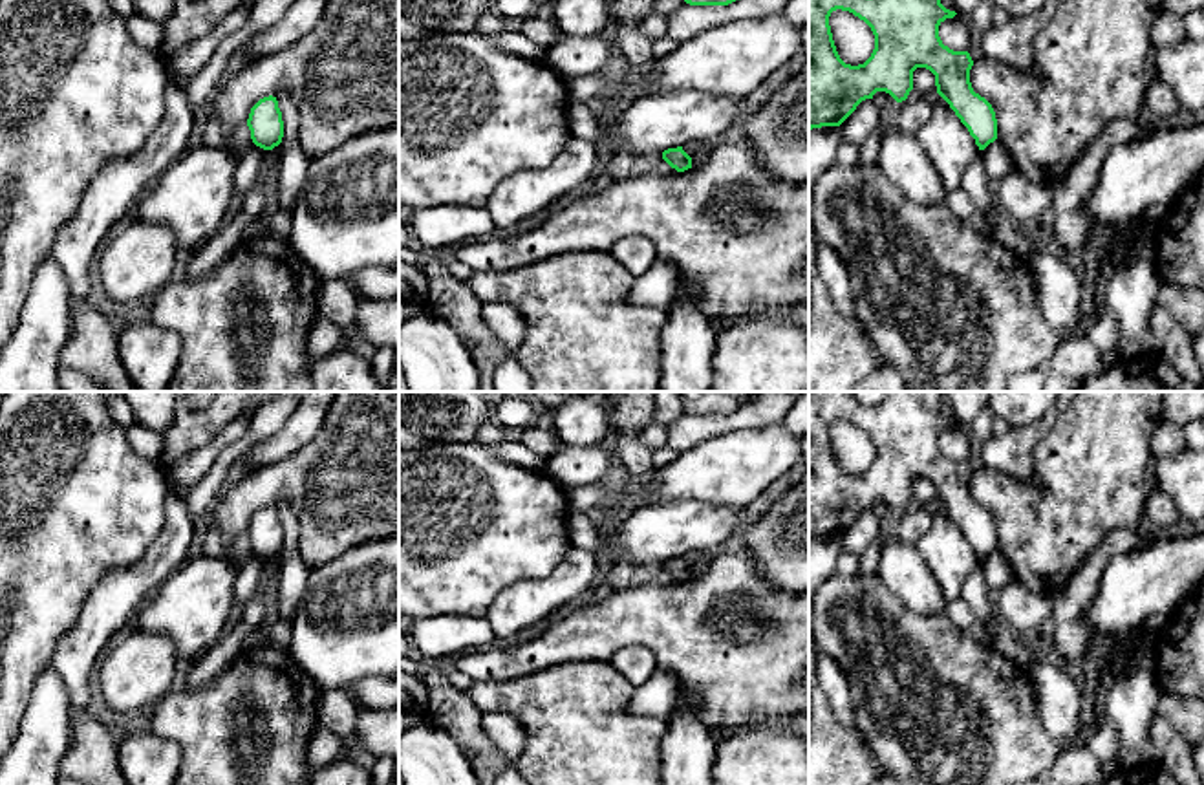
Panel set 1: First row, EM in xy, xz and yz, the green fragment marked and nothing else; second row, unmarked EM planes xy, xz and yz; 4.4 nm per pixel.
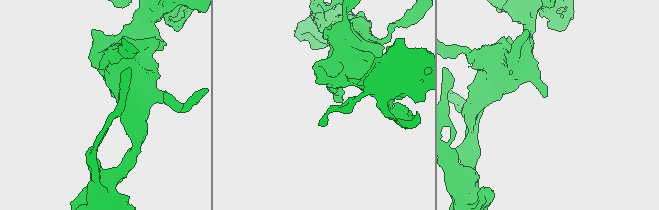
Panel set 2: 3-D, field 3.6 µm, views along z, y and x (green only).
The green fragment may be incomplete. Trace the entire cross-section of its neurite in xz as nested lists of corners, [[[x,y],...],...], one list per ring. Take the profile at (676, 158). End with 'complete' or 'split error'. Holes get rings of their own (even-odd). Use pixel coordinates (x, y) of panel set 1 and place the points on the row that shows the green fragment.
[[[683,146],[664,150],[662,159],[677,172],[692,168],[692,157],[683,150]]] | complete

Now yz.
[[[809,0],[809,132],[840,126],[876,91],[906,101],[913,71],[926,68],[935,75],[937,93],[984,150],[997,139],[995,112],[972,88],[970,53],[950,49],[939,37],[939,26],[955,15],[941,0]],[[836,9],[871,27],[875,49],[864,64],[840,59],[829,26]]] | complete

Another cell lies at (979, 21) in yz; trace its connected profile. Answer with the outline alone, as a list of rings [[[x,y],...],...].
[[[983,0],[968,16],[968,31],[970,31],[970,48],[968,53],[973,62],[983,60],[981,40],[983,35],[994,26],[994,9],[995,4],[992,0]]]

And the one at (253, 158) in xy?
[[[254,143],[243,148],[243,154],[234,176],[236,199],[227,220],[242,209],[243,198],[247,196],[249,188],[256,183],[258,176],[262,174],[262,167],[267,156],[269,156],[269,150],[263,150]]]

